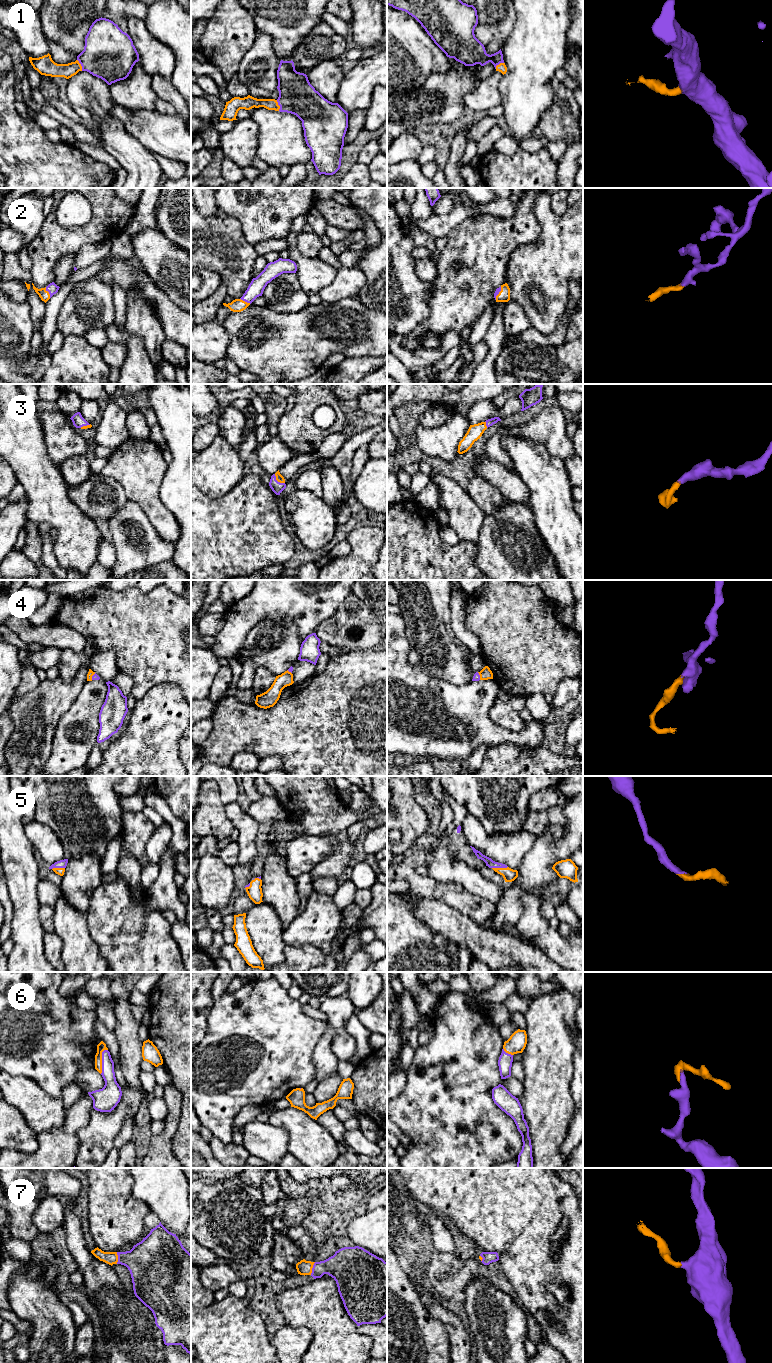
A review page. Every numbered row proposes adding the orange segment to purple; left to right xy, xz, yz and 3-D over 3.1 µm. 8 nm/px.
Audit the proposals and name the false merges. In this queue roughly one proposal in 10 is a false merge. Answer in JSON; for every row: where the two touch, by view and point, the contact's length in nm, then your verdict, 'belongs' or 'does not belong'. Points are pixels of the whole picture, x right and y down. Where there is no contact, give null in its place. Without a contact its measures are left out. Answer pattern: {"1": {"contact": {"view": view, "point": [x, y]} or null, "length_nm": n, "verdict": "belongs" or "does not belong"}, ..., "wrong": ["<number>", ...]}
{"1": {"contact": {"view": "xy", "point": [81, 65]}, "length_nm": 100, "verdict": "belongs"}, "2": {"contact": {"view": "xy", "point": [48, 291]}, "length_nm": 100, "verdict": "belongs"}, "3": {"contact": {"view": "xz", "point": [277, 481]}, "length_nm": 120, "verdict": "belongs"}, "4": {"contact": {"view": "yz", "point": [479, 676]}, "length_nm": 70, "verdict": "belongs"}, "5": {"contact": {"view": "yz", "point": [499, 867]}, "length_nm": 130, "verdict": "belongs"}, "6": {"contact": {"view": "xy", "point": [102, 1060]}, "length_nm": 200, "verdict": "belongs"}, "7": {"contact": {"view": "xz", "point": [312, 1268]}, "length_nm": 110, "verdict": "belongs"}, "wrong": []}

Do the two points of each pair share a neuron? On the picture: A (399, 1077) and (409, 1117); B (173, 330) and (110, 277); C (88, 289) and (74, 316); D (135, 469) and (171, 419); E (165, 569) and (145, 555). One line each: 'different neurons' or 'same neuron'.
A: different neurons
B: same neuron
C: same neuron
D: different neurons
E: different neurons

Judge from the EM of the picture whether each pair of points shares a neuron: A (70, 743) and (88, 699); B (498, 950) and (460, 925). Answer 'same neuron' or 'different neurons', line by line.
A: same neuron
B: same neuron

